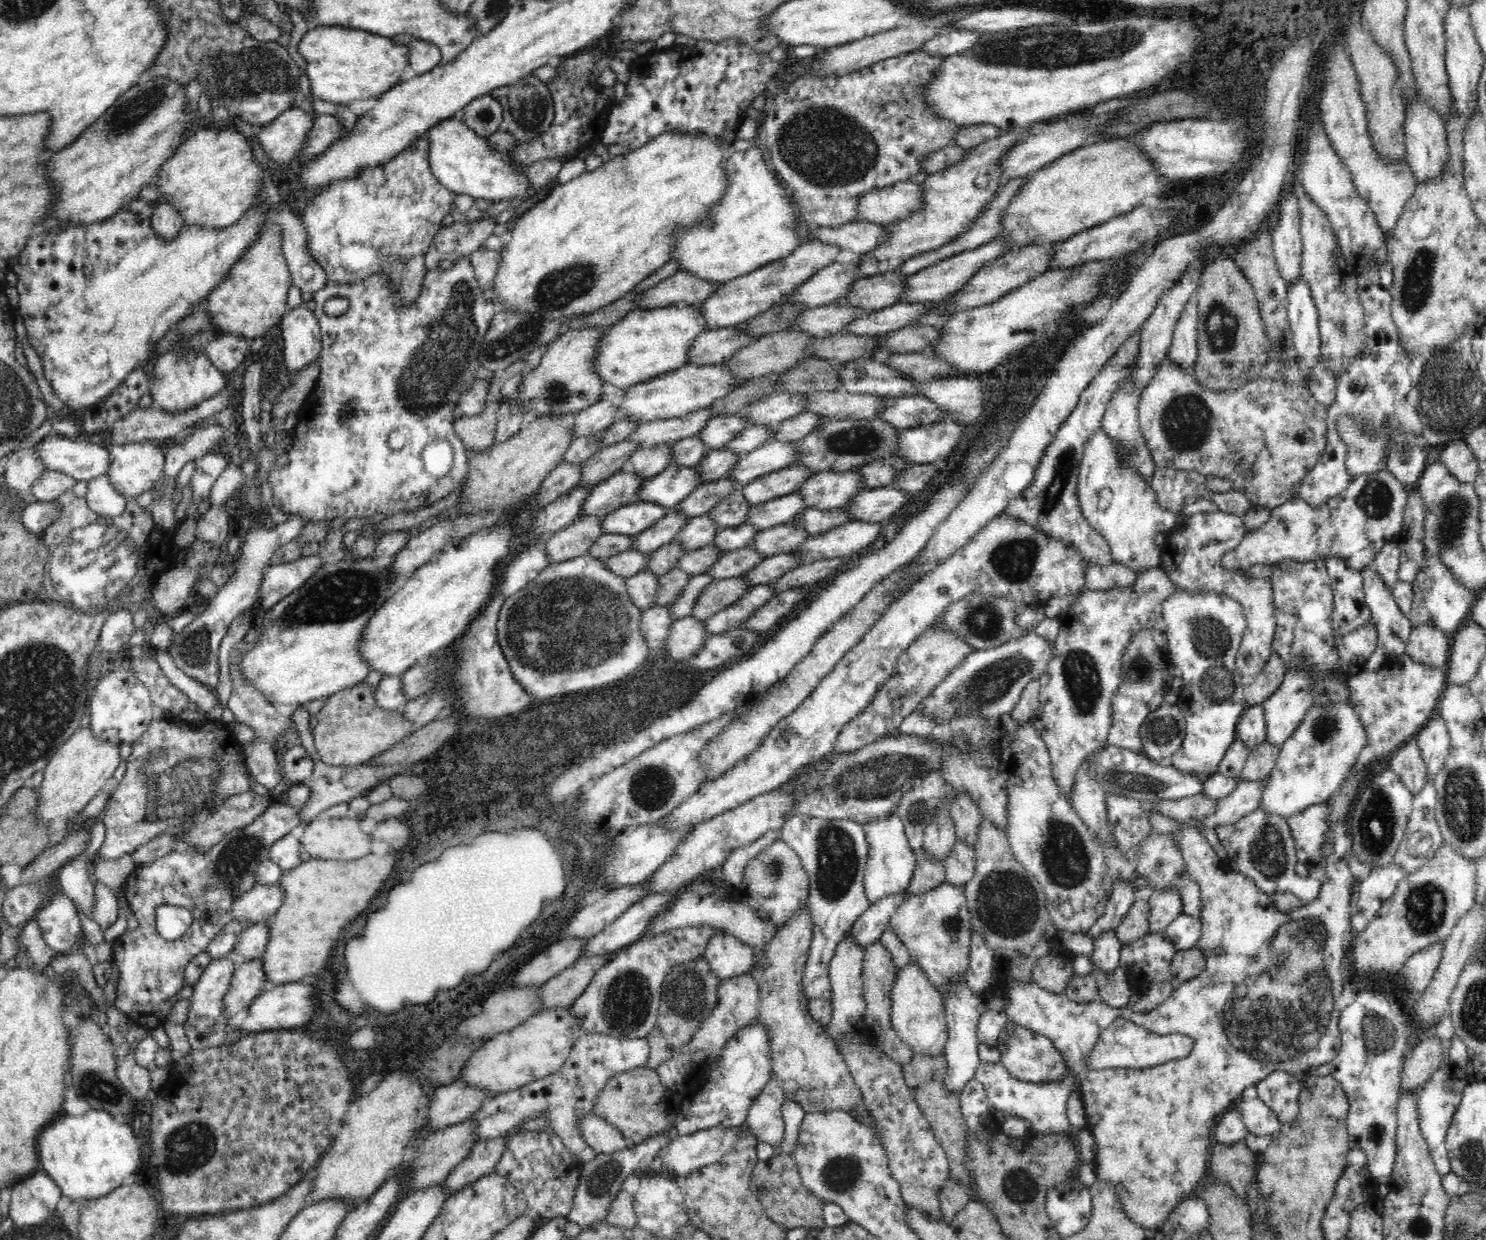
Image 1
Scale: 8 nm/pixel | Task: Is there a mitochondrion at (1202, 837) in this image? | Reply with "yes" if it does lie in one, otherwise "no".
no

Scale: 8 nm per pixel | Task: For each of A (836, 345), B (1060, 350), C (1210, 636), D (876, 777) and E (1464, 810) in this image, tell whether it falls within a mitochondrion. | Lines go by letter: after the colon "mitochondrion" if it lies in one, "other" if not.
A: mitochondrion
B: other
C: mitochondrion
D: mitochondrion
E: mitochondrion

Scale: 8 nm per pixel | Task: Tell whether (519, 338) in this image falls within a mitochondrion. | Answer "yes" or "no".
yes

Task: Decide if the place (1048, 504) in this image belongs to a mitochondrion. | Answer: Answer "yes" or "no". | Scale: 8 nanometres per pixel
yes

